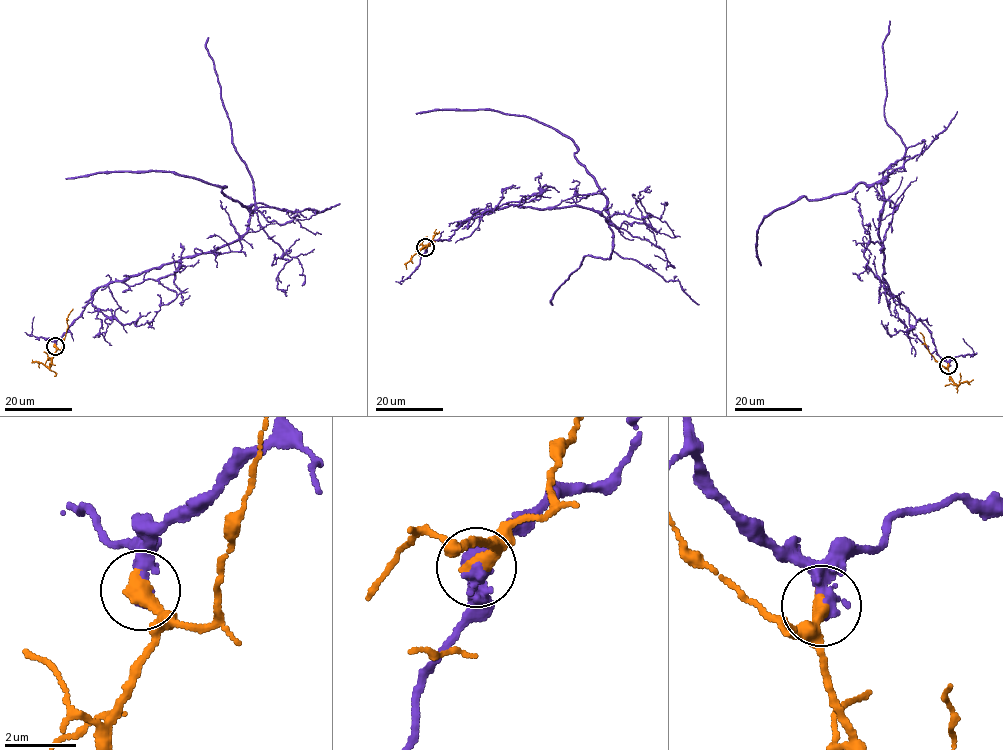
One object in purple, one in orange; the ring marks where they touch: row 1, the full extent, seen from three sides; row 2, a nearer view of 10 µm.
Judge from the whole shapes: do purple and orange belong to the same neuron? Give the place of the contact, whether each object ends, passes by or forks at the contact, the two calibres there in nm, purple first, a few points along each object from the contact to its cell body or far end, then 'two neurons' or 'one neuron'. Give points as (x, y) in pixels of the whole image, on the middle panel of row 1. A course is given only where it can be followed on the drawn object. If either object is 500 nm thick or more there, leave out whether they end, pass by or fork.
(425, 247) | 380/500 nm | purple via (426, 248), (511, 205), (578, 206), (609, 218), (577, 146), (553, 128), (490, 109), (416, 114) | orange via (426, 247), (439, 231) | one neuron

